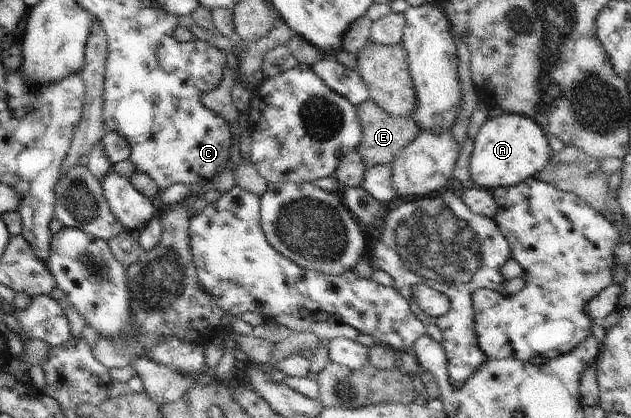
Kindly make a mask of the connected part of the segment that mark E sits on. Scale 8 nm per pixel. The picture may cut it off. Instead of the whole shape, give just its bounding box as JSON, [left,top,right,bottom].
[356,100,419,168]

